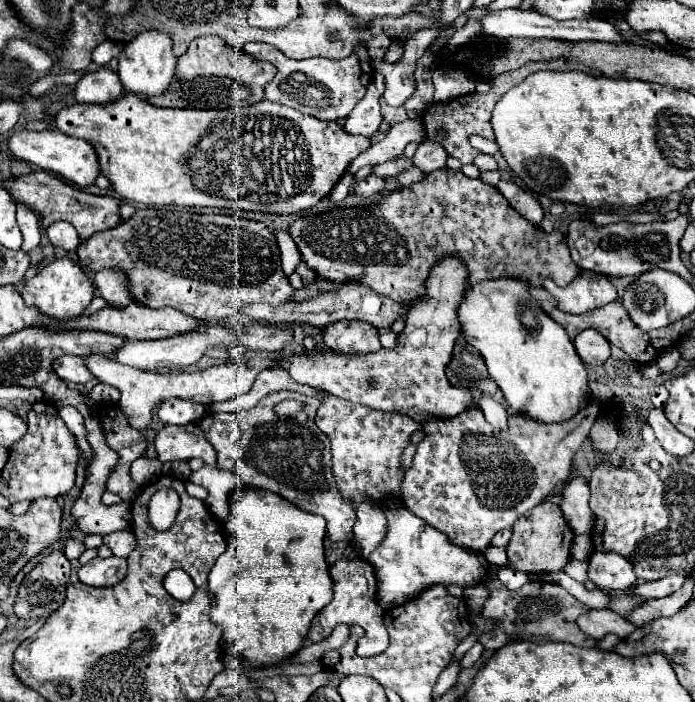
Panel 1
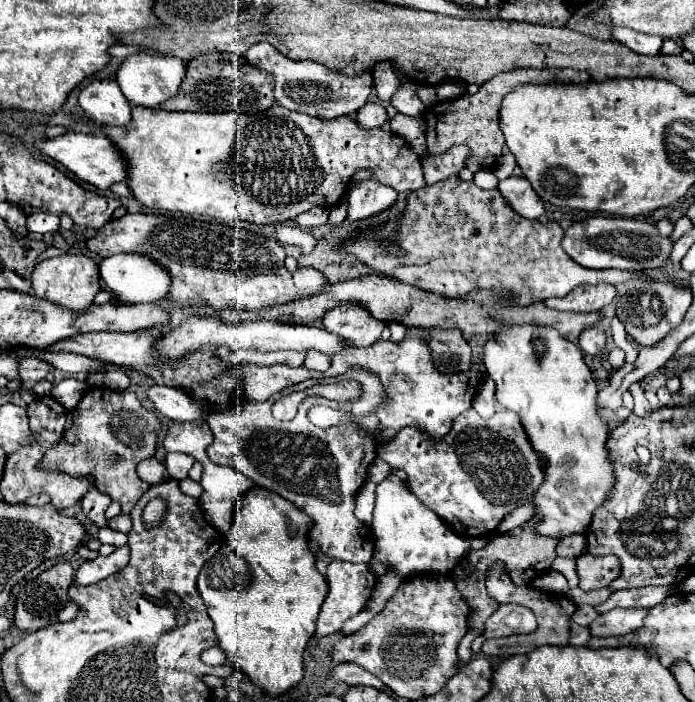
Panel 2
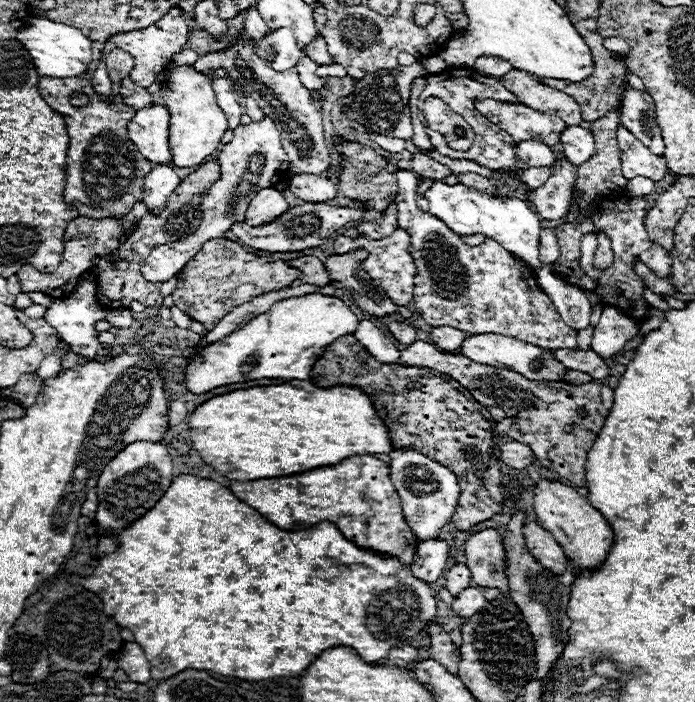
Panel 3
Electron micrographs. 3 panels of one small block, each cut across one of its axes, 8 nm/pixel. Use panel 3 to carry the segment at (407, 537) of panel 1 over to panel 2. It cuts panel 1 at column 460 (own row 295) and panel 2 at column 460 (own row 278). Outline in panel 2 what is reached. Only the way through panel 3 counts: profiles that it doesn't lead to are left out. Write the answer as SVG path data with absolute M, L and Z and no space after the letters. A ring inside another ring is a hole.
M390 474L382 484L376 488L376 506L374 506L374 520L372 520L372 536L374 536L374 558L386 566L386 574L392 574L400 580L410 580L420 574L452 574L452 570L460 564L464 556L468 556L470 540L458 536L454 530L440 520L440 516L432 514L418 498L408 490L408 486Z

